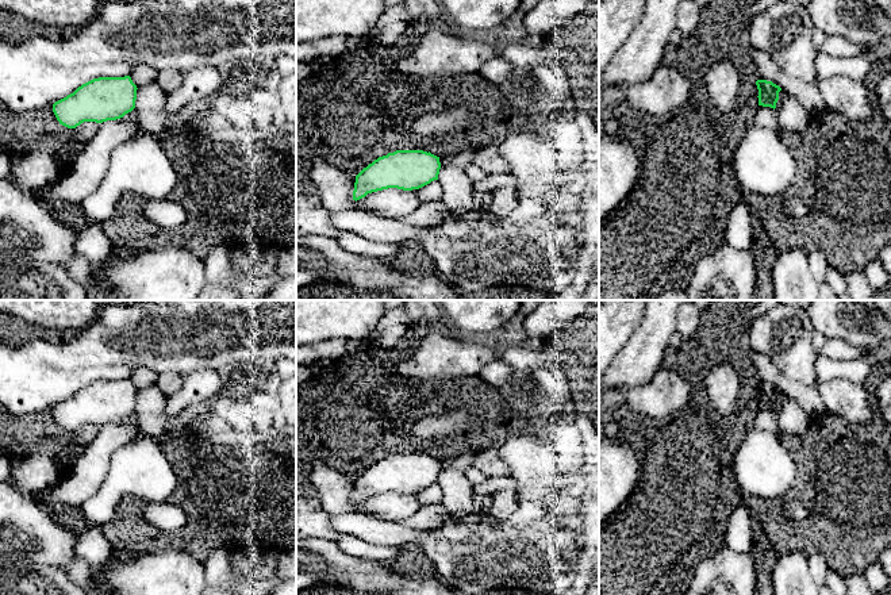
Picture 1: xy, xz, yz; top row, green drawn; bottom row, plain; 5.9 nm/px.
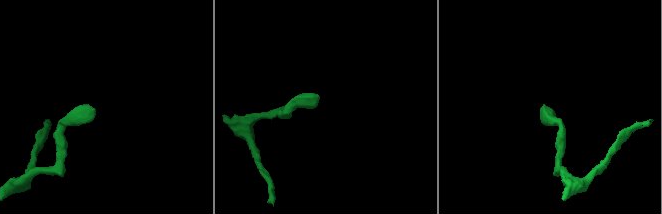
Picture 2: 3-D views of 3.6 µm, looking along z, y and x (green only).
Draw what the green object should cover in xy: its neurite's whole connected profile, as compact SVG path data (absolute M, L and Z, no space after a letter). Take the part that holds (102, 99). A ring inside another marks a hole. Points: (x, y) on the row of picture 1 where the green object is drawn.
M130 76L93 78L55 101L53 112L68 128L84 122L116 120L135 108L137 89Z

